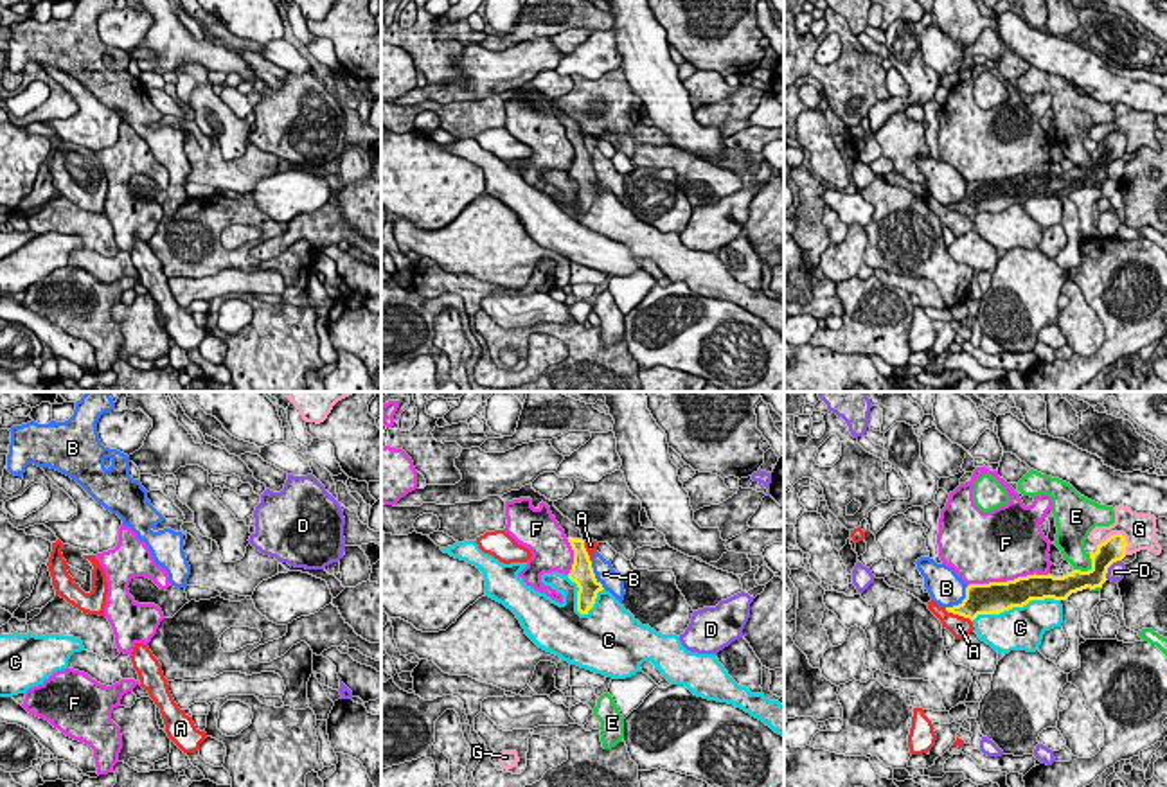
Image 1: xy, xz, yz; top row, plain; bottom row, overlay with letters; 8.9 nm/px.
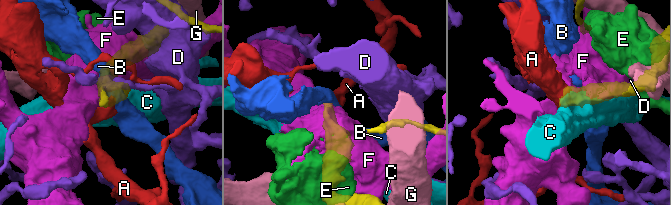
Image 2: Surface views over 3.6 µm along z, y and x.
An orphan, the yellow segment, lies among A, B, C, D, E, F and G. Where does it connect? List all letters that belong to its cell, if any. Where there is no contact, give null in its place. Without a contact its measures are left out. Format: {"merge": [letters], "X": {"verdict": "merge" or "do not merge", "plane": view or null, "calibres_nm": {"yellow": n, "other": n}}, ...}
{"merge": [], "A": {"verdict": "do not merge", "plane": "yz", "calibres_nm": {"yellow": 280, "other": 190}}, "B": {"verdict": "do not merge", "plane": "yz", "calibres_nm": {"yellow": 280, "other": 320}}, "C": {"verdict": "do not merge", "plane": "yz", "calibres_nm": {"yellow": 280, "other": 380}}, "D": {"verdict": "do not merge", "plane": "yz", "calibres_nm": {"yellow": 220, "other": 160}}, "E": {"verdict": "do not merge", "plane": "yz", "calibres_nm": {"yellow": 220, "other": 220}}, "F": {"verdict": "do not merge", "plane": "yz", "calibres_nm": {"yellow": 280, "other": 500}}, "G": {"verdict": "do not merge", "plane": "yz", "calibres_nm": {"yellow": 220, "other": 280}}}

